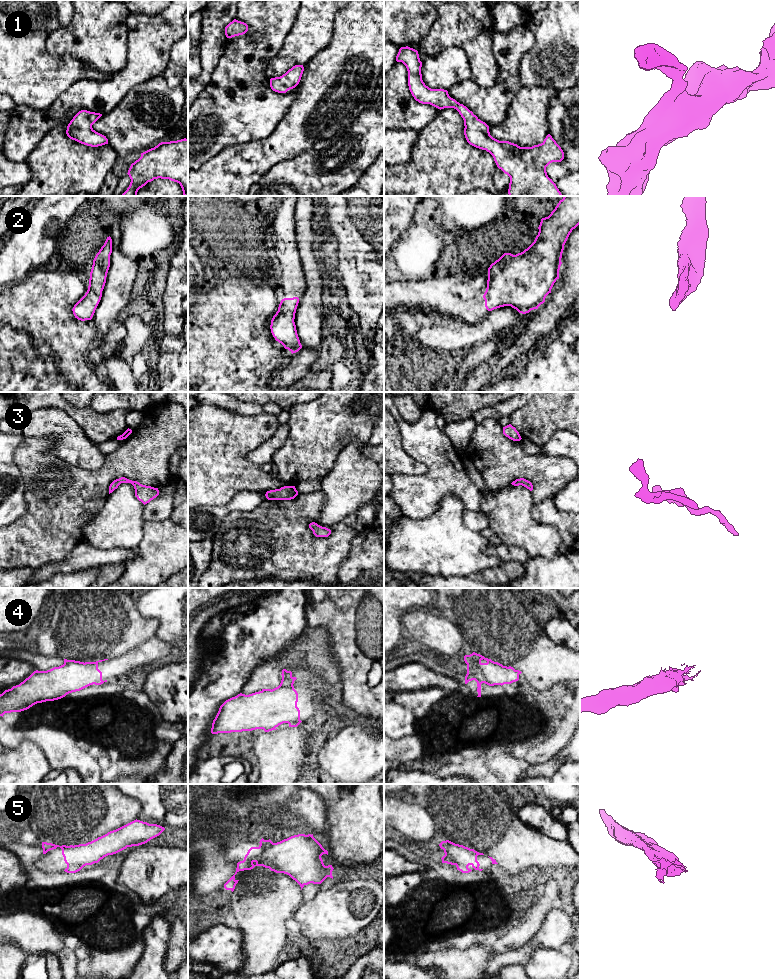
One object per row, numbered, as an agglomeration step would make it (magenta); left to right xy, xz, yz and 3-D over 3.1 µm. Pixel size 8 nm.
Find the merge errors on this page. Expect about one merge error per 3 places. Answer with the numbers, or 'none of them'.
none of them

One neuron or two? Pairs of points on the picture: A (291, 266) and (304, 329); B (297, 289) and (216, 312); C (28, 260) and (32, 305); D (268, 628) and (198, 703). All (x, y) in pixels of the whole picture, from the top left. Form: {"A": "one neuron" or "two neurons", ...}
{"A": "two neurons", "B": "two neurons", "C": "two neurons", "D": "one neuron"}

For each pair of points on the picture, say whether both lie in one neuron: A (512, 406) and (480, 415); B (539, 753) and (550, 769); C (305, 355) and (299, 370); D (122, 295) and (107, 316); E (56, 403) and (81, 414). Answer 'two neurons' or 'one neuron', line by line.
A: one neuron
B: two neurons
C: one neuron
D: one neuron
E: one neuron

